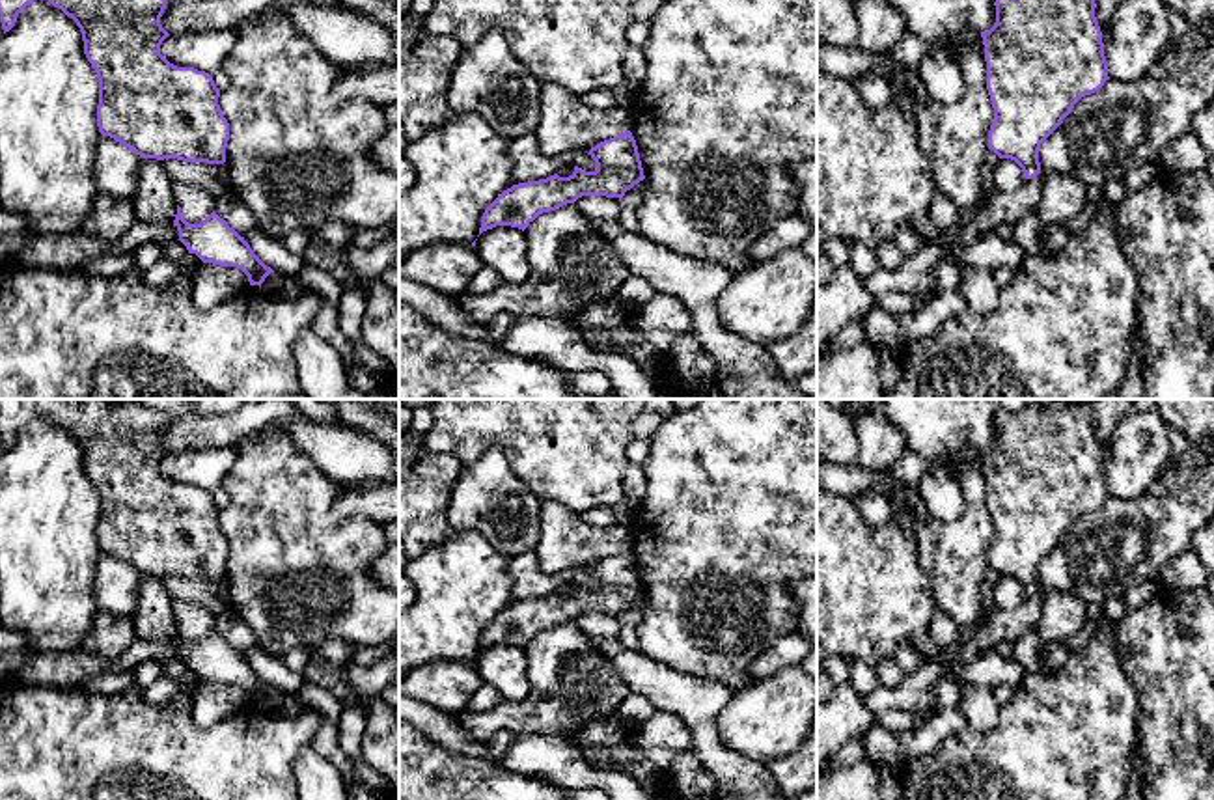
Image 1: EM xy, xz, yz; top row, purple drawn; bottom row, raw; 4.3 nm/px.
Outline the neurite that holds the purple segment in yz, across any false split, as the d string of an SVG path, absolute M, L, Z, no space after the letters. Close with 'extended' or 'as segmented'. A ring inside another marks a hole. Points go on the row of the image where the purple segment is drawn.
M996 0L996 22L981 32L986 62L986 90L994 108L988 149L1014 160L1026 179L1041 173L1041 144L1072 112L1074 104L1098 91L1108 62L1095 0Z; as segmented

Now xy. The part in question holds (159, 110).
M48 0L82 32L84 54L99 78L97 127L144 159L224 164L229 123L213 76L177 67L160 54L170 35L160 17L166 0Z; as segmented

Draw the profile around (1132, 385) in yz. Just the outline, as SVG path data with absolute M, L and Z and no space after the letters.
M1138 332L1132 338L1132 354L1128 360L1126 375L1115 393L1119 399L1145 399L1143 345L1138 338Z

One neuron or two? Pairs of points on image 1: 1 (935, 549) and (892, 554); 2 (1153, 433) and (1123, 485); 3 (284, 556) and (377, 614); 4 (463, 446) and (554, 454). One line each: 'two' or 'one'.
1: two
2: one
3: one
4: one

